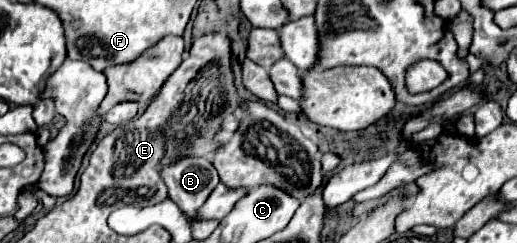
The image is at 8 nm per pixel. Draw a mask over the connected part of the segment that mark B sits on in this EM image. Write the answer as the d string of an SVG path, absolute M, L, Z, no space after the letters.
M206 157L176 159L160 175L168 187L170 199L186 213L194 215L218 185L218 173Z

